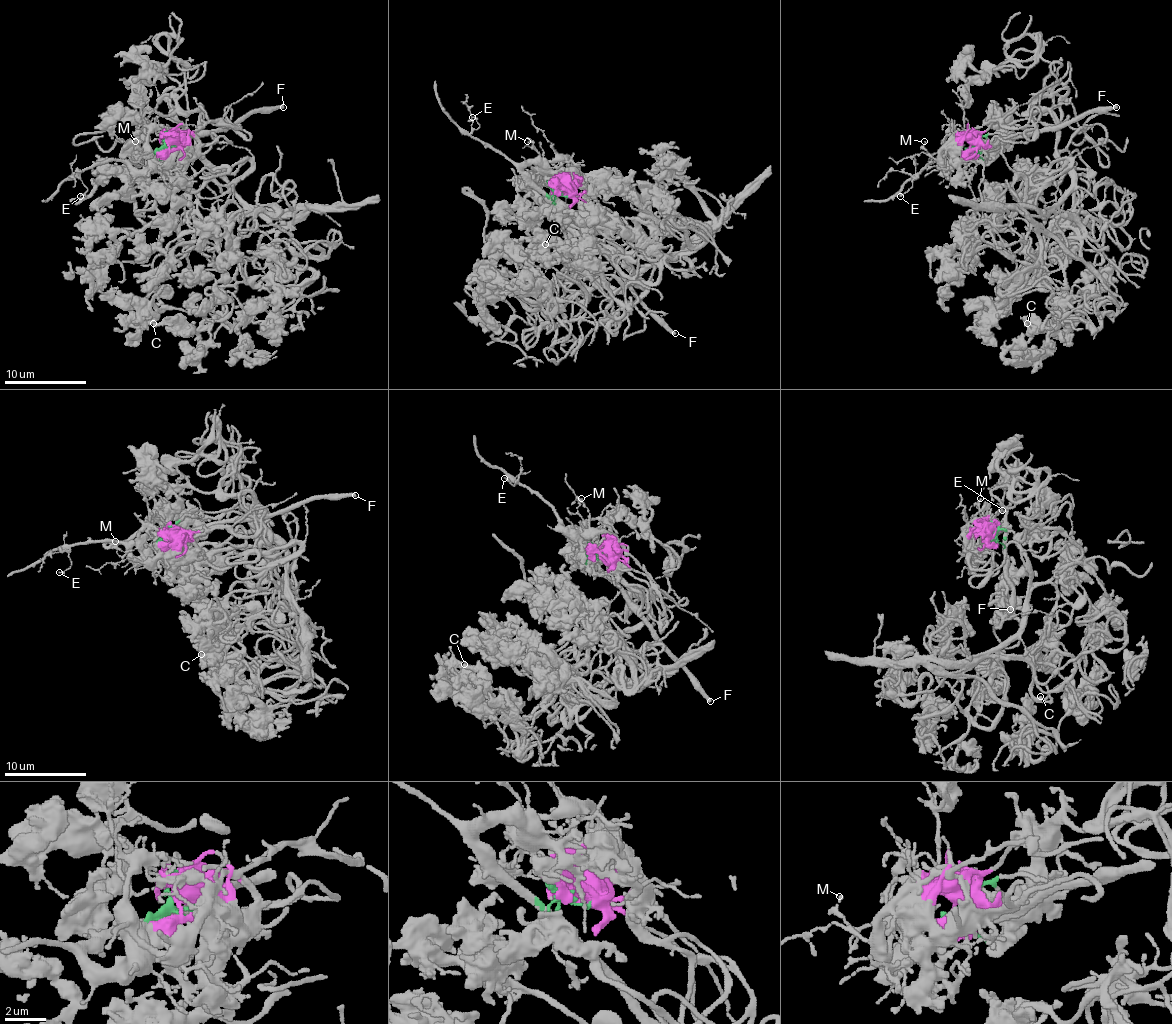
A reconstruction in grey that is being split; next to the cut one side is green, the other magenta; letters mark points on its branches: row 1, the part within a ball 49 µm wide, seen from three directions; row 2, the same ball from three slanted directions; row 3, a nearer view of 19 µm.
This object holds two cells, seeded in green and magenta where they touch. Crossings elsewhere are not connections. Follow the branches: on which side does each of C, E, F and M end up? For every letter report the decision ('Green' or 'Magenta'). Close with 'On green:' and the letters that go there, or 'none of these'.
C: Magenta
E: Green
F: Green
M: Green
On green: E, F, M

